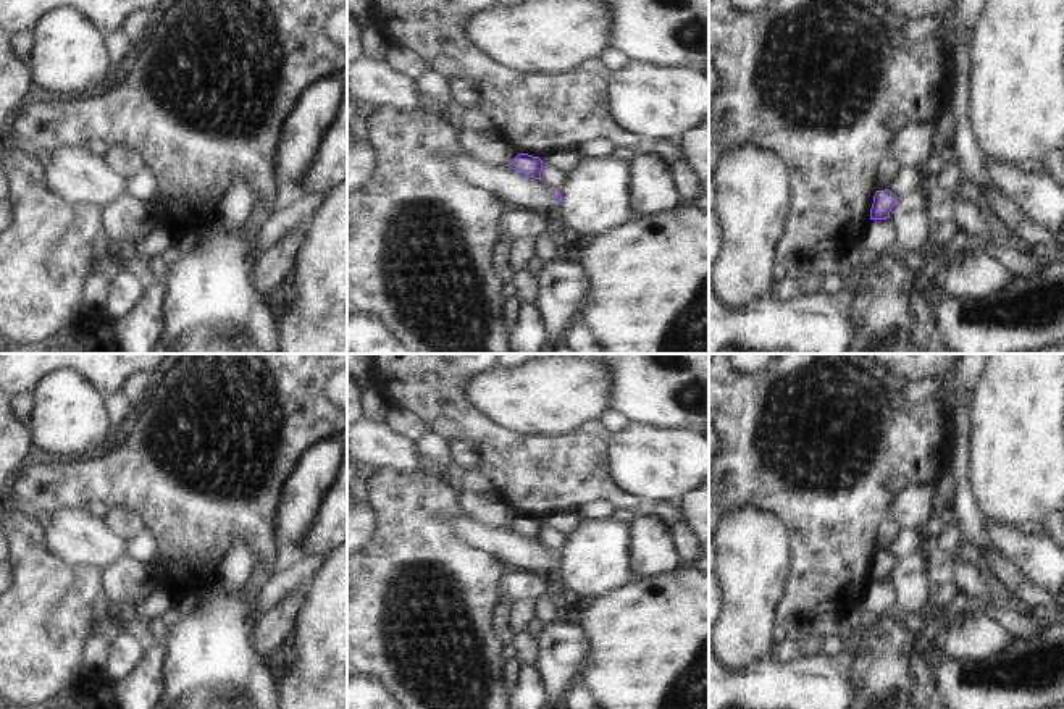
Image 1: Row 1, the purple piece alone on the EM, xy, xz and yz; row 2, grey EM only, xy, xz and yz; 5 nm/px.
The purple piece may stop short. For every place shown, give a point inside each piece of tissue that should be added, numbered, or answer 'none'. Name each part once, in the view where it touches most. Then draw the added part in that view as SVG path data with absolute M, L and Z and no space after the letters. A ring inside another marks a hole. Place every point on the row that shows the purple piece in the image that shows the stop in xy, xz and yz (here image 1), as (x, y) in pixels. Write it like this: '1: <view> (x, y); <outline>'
none

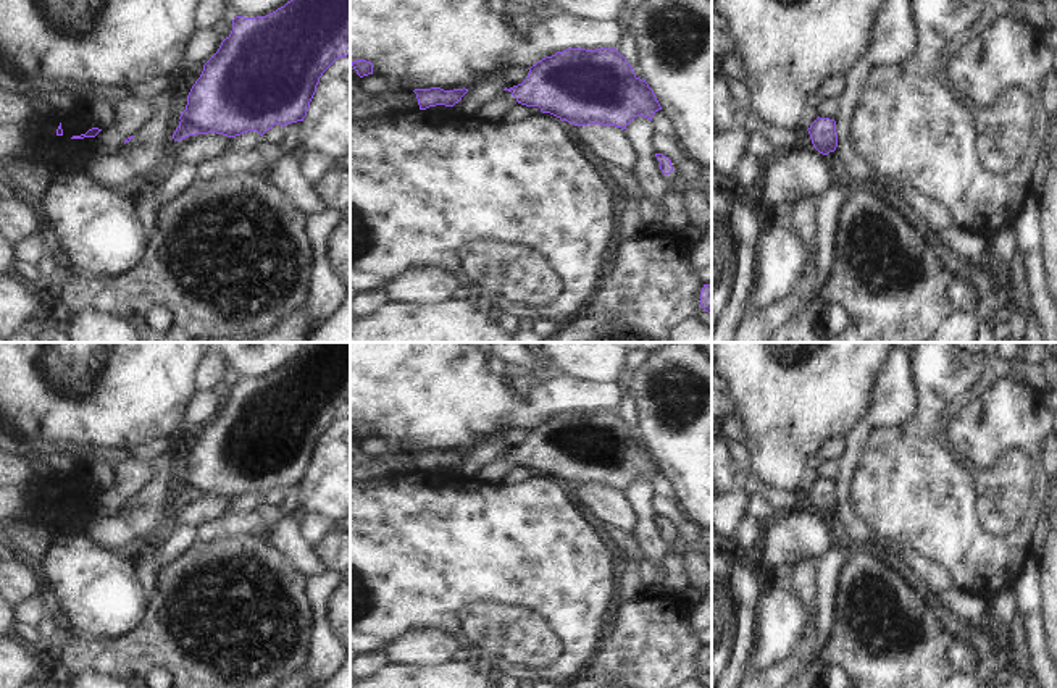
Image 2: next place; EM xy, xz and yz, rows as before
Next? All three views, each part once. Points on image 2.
none

